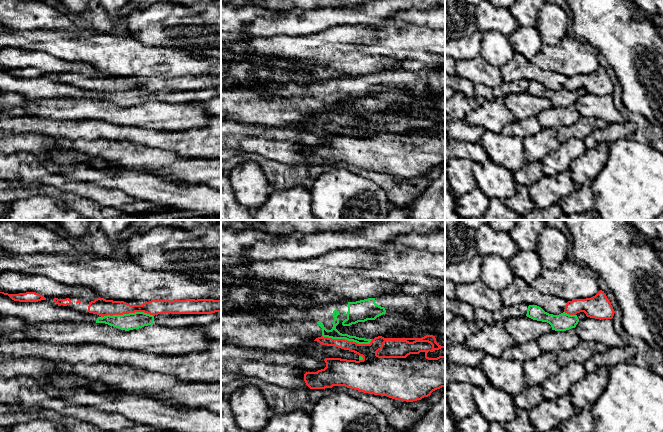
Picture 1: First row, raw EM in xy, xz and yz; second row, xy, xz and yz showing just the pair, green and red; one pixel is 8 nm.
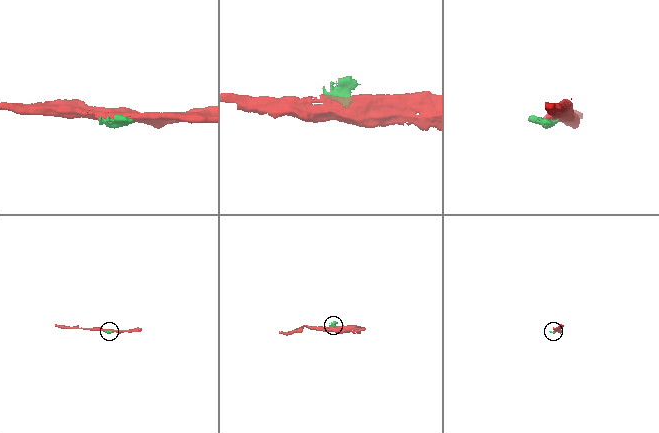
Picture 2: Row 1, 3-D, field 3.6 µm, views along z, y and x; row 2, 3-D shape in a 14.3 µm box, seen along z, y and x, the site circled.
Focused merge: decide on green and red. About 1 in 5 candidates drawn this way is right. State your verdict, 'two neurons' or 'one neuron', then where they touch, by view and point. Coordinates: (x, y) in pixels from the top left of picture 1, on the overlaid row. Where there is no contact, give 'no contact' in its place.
two neurons | xy (127, 314)

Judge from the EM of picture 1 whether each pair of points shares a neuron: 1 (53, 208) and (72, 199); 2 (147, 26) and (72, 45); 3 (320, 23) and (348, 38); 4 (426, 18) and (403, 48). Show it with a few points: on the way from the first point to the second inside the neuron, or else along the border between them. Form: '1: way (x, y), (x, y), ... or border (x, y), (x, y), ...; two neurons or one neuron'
1: border (40, 195), (57, 197), (65, 206), (72, 209); two neurons
2: border (129, 35), (144, 44), (151, 44); two neurons
3: border (352, 24), (336, 25), (326, 30), (306, 34); two neurons
4: border (411, 26), (424, 26), (434, 30); two neurons

